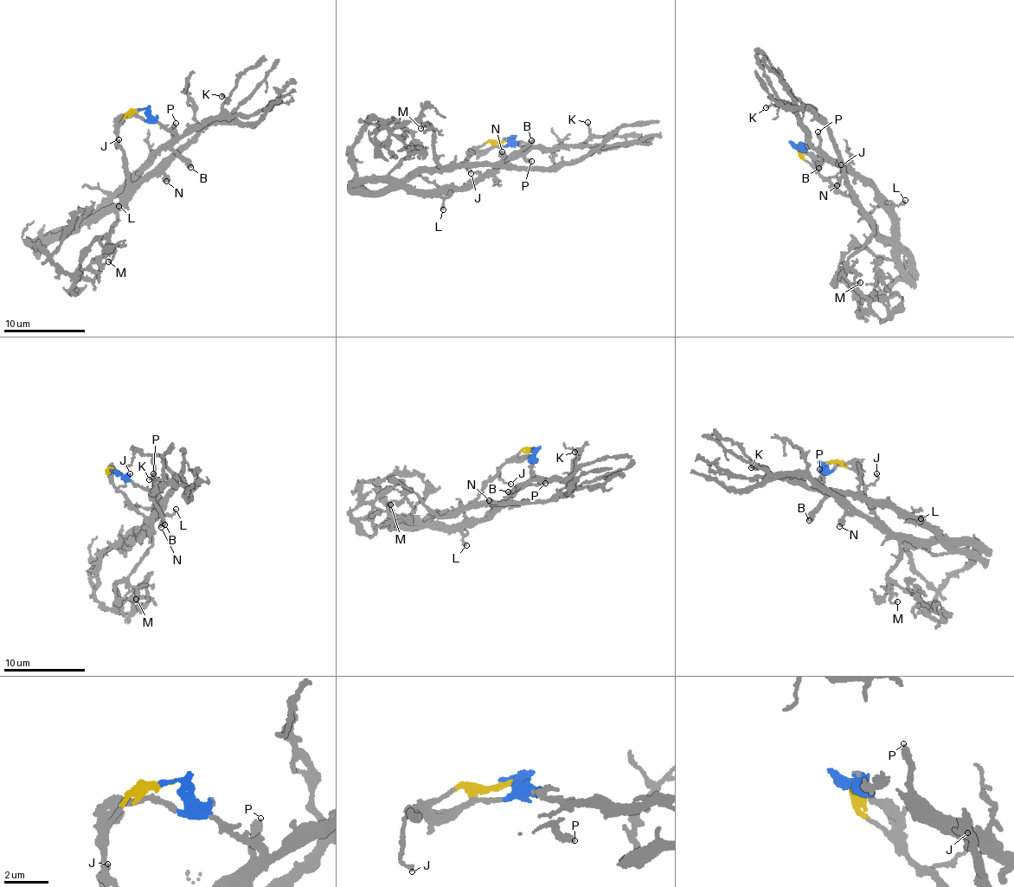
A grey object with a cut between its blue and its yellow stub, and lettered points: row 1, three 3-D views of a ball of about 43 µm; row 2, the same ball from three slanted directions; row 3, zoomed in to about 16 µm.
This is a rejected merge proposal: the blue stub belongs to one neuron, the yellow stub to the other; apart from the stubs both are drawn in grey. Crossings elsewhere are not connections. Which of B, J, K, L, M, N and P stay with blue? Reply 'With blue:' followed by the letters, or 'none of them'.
With blue: B, K, L, P

